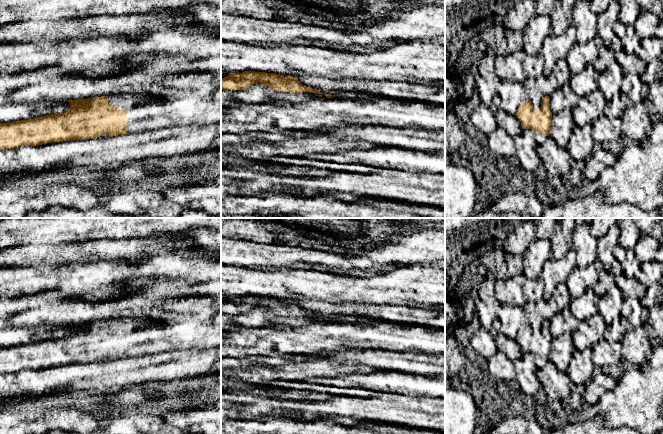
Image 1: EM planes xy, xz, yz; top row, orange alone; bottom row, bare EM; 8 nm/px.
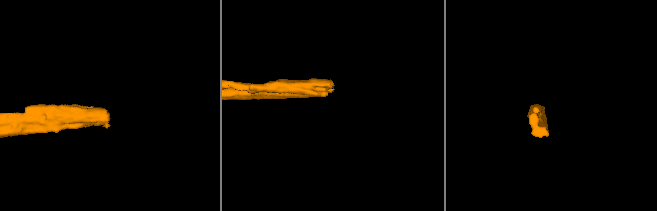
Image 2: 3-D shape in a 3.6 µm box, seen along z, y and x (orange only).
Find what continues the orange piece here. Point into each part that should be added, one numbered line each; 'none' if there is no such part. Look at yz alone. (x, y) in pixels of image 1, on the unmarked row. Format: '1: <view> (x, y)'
1: yz (540, 362)

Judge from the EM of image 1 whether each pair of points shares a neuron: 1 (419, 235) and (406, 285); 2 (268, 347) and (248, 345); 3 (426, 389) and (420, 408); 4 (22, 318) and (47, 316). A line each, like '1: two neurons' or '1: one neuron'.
1: two neurons
2: one neuron
3: two neurons
4: one neuron

